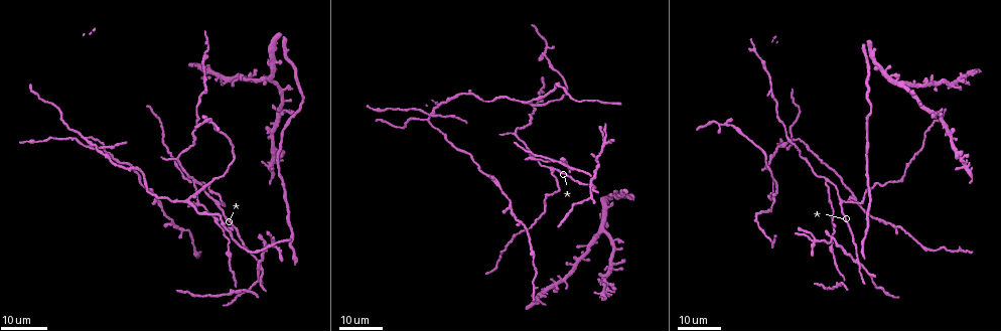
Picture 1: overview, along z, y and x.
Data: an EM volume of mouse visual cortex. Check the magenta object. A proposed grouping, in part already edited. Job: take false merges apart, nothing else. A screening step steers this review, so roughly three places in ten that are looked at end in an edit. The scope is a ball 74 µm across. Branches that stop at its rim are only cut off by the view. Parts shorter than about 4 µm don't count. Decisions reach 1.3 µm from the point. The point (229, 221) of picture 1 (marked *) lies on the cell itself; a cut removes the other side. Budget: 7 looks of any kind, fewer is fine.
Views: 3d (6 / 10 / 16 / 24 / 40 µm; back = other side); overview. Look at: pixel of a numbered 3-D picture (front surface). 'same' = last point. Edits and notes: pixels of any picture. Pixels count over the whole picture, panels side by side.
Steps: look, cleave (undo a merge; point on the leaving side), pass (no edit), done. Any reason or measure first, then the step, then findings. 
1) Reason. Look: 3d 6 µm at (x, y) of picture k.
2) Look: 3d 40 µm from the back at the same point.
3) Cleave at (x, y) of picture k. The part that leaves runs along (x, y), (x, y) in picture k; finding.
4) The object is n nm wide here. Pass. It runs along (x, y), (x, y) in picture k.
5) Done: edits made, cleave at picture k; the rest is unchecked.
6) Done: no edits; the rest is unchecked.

Sudden change in width. Look: 3d 16 µm at (533, 256) of picture 1.

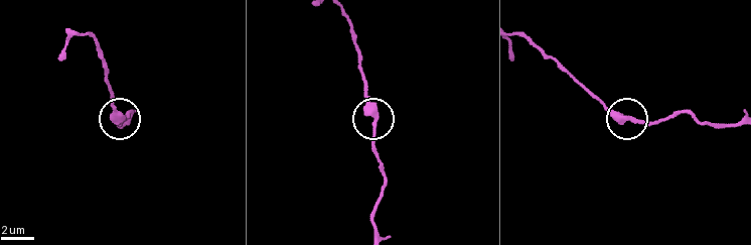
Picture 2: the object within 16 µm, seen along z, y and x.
Look: 3d 10 µm at (632, 121) of picture 2.

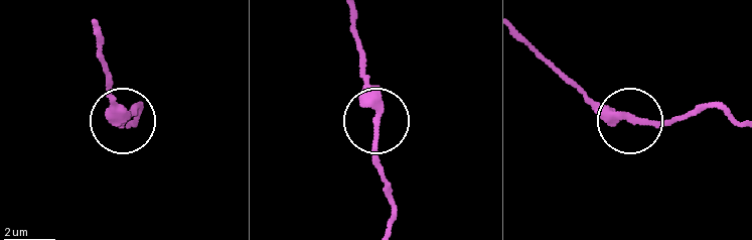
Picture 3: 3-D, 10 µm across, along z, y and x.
Pass. It runs along (352, 12), (355, 45), (374, 110), (374, 162), (386, 186) in picture 3; one cell here.

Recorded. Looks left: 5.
Branch point. Look: 3d 16 µm at (826, 179) of picture 1.

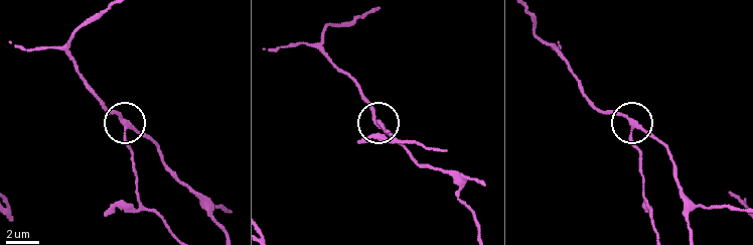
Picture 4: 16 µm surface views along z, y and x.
Look: 3d 10 µm at (636, 126) of picture 4.

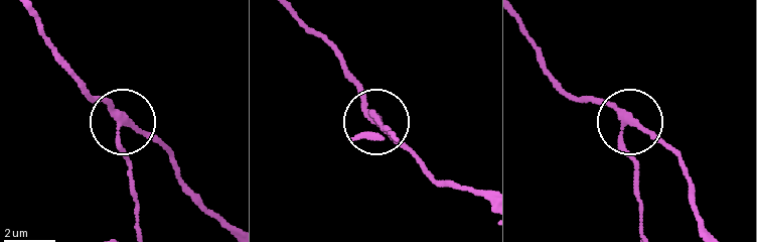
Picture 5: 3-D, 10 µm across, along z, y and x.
Look: 3d 6 µm at (122, 120) of picture 5.

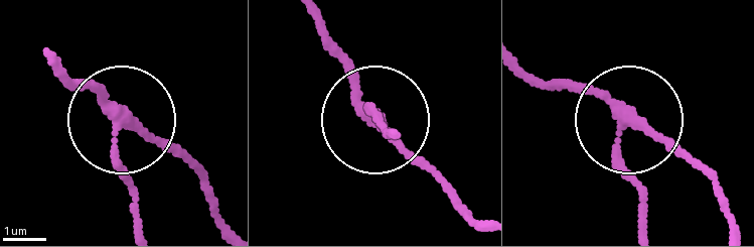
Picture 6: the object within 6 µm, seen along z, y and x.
The object is 230 nm wide here. Cleave at (136, 189) of picture 6. The part that leaves runs along (117, 129), (138, 224) in picture 6; a second cell is stuck on.

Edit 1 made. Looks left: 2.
Four arms meet. Look: 3d 16 µm at (262, 269) of picture 1.

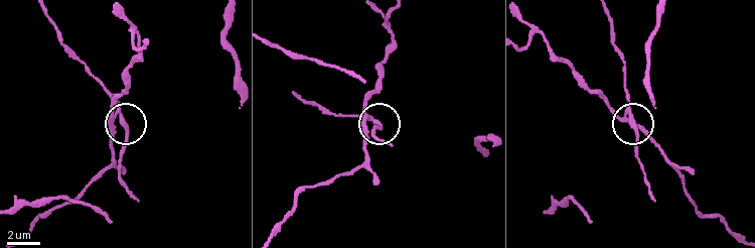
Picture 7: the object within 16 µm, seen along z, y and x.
Look: 3d 10 µm at (633, 123) of picture 7.

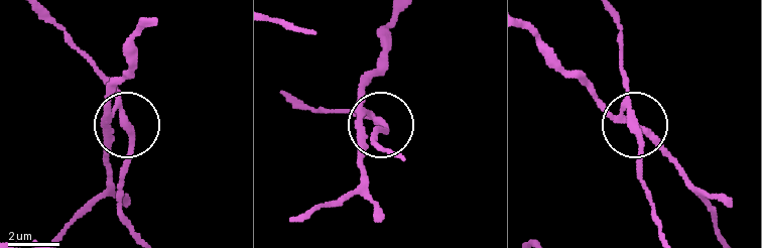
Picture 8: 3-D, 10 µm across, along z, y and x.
The object is 280 nm wide here. Cleave at (104, 132) of picture 8. The part that leaves runs along (116, 110), (112, 95), (125, 69), (127, 43), (140, 23) in picture 8; two cells meet here.

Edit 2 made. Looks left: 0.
Done: edits made, cleave at picture 6, cleave at picture 8; the rest is unchecked.

